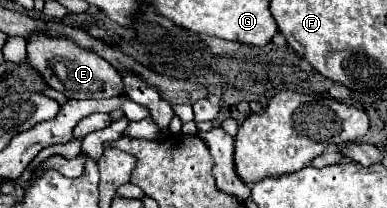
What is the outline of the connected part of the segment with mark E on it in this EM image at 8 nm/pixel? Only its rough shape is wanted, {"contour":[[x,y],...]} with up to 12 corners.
{"contour":[[51,34],[27,38],[27,62],[69,100],[123,94],[93,50]]}

